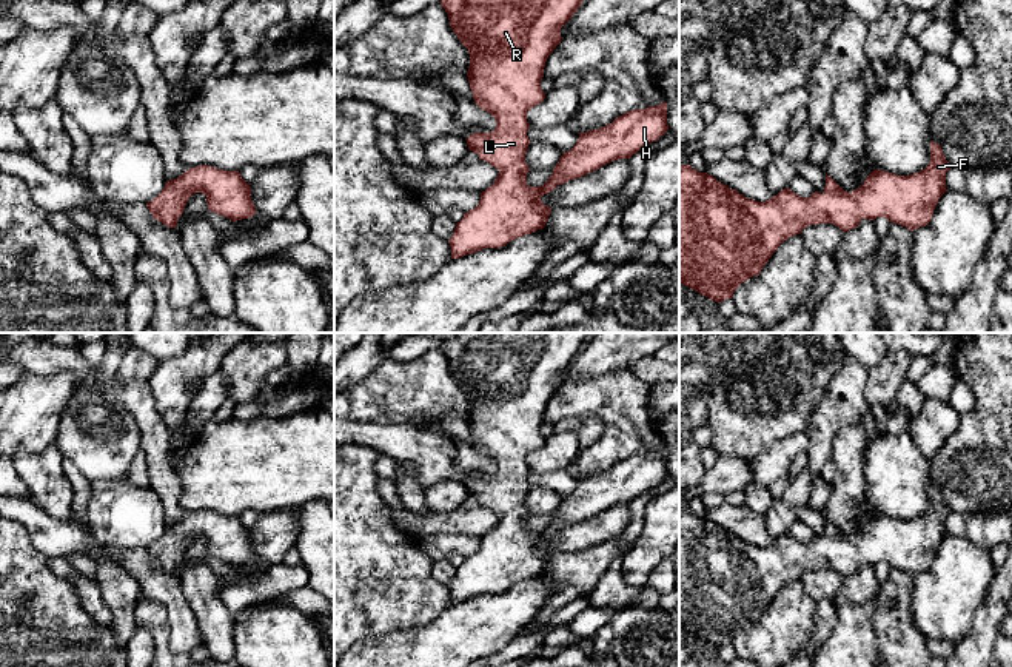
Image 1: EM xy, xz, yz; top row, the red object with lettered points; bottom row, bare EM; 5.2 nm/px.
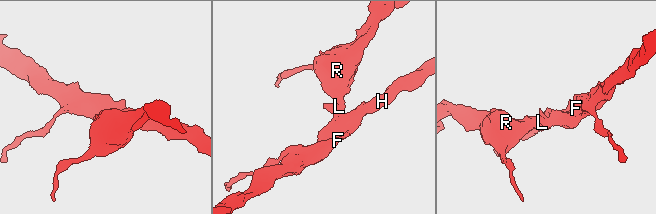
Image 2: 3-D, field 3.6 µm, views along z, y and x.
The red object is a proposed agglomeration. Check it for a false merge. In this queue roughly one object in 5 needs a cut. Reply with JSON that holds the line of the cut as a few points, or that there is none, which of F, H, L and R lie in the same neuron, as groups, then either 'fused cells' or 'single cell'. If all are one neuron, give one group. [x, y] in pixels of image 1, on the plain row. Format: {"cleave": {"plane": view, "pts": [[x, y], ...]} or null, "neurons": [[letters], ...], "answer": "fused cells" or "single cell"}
{"cleave": null, "neurons": [["F", "H", "L", "R"]], "answer": "single cell"}

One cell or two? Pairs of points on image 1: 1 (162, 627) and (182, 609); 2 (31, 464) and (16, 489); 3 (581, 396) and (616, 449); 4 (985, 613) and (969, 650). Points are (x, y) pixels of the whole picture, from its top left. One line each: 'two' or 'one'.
1: two
2: two
3: one
4: one

